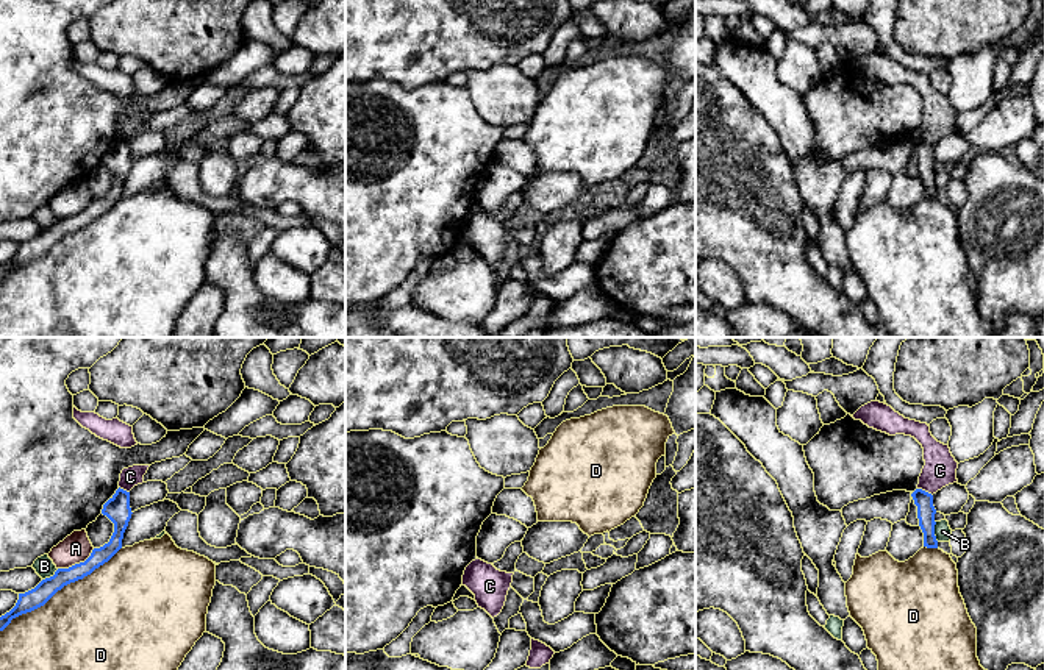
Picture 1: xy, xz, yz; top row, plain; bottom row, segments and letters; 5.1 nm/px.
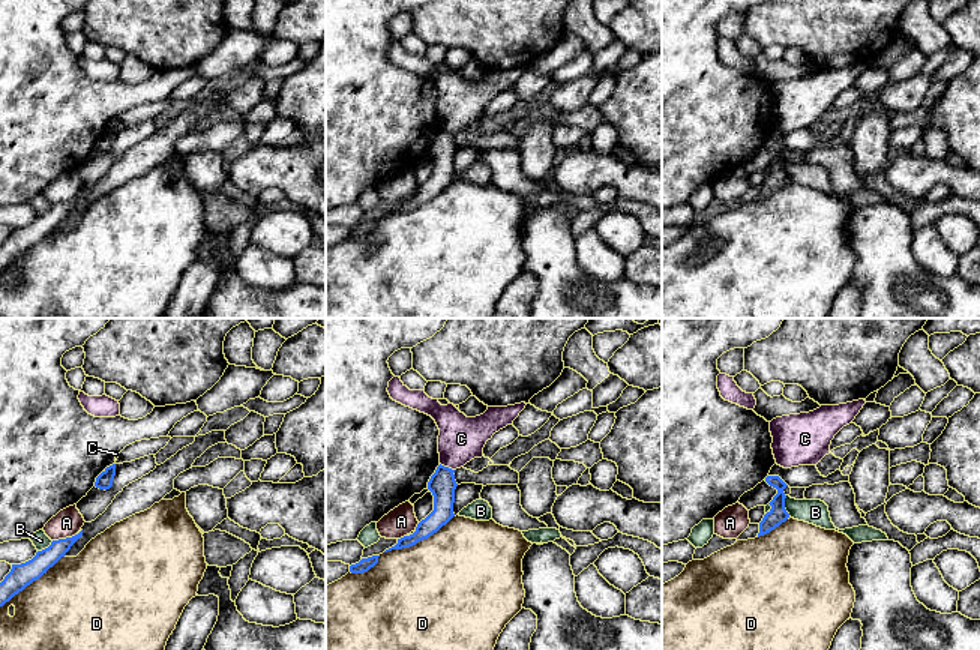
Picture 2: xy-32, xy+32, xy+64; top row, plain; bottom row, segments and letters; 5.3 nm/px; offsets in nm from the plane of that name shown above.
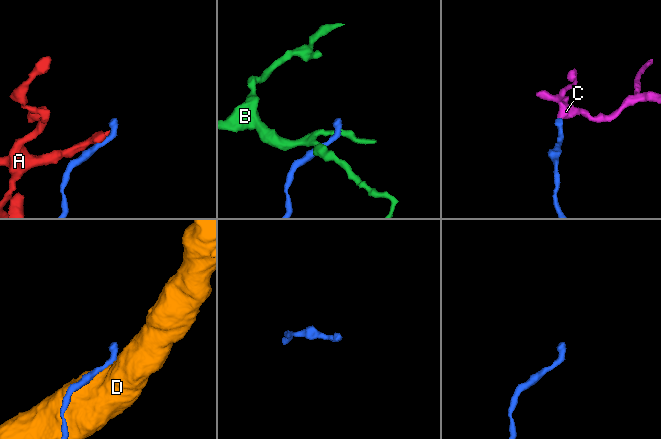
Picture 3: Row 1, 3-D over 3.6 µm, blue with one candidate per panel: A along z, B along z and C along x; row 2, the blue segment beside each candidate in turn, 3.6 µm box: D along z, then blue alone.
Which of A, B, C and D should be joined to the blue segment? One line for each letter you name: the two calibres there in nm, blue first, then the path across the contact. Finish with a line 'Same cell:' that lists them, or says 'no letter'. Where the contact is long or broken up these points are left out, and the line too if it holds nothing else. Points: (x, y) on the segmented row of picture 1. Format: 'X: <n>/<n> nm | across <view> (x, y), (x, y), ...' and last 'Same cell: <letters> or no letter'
Same cell: no letter

